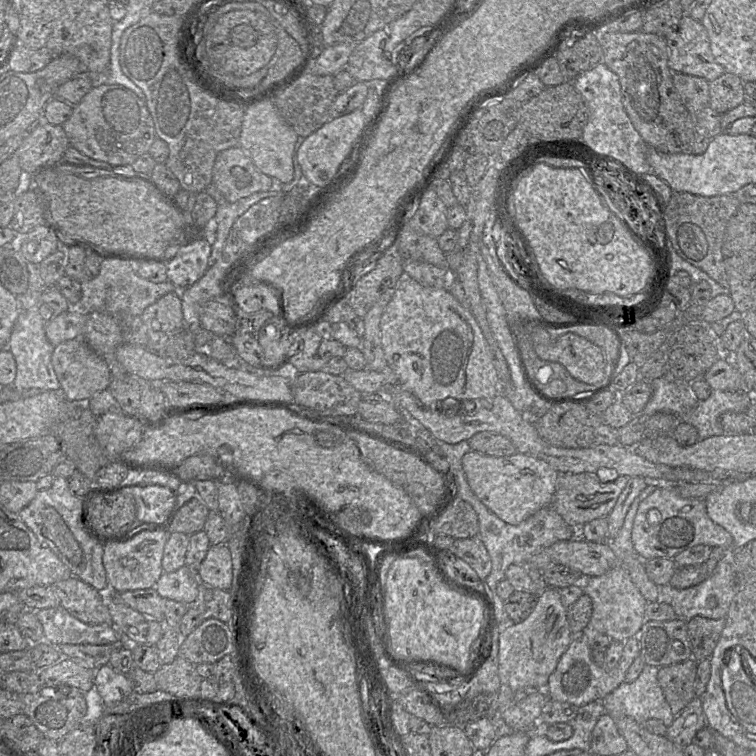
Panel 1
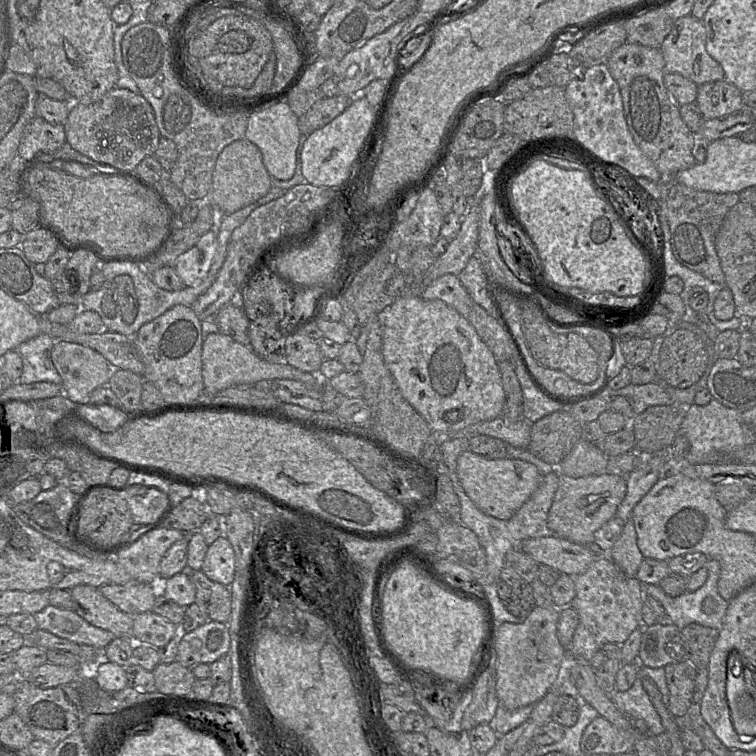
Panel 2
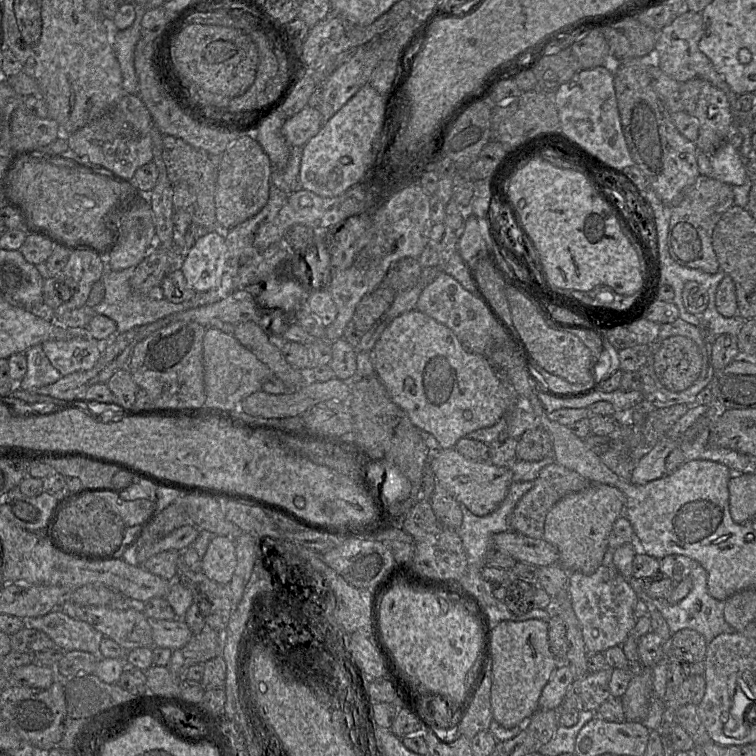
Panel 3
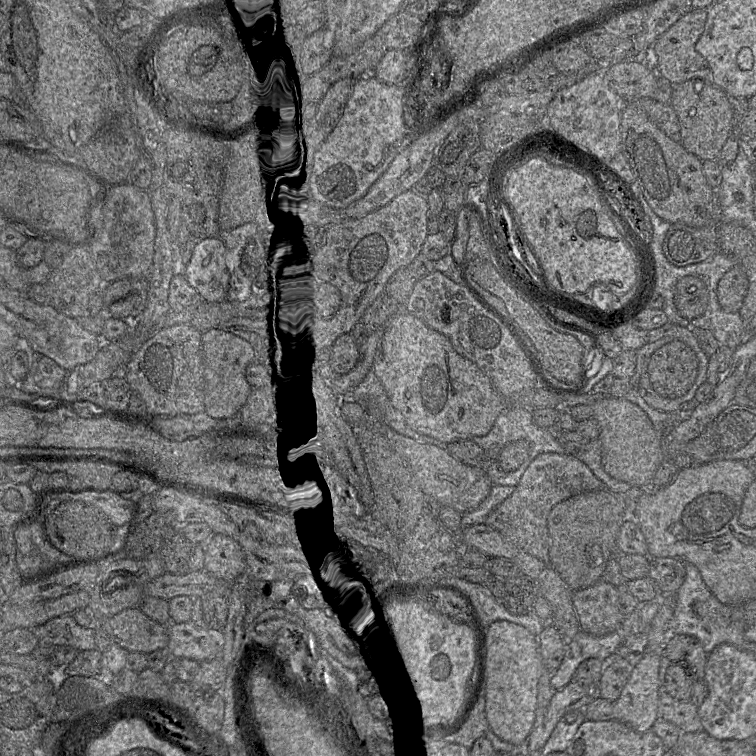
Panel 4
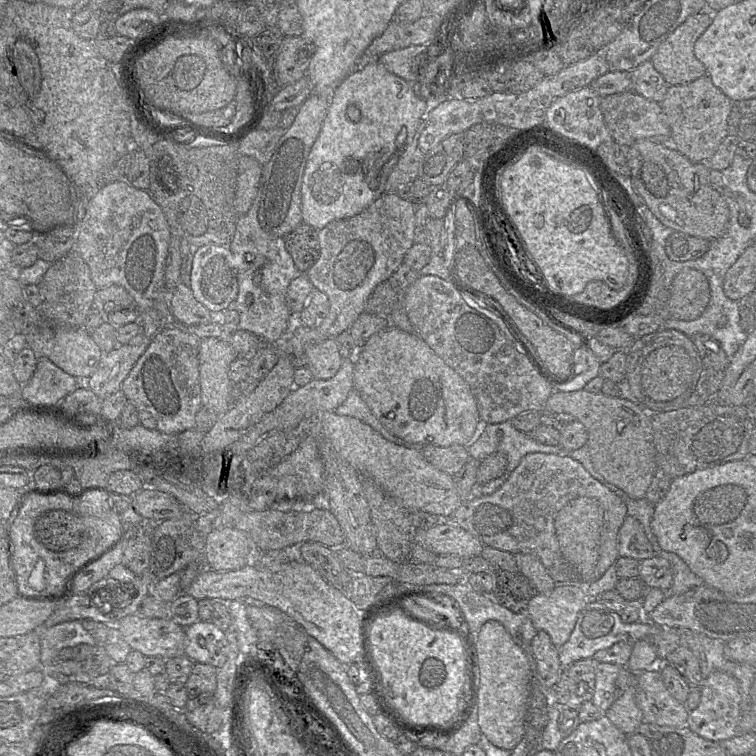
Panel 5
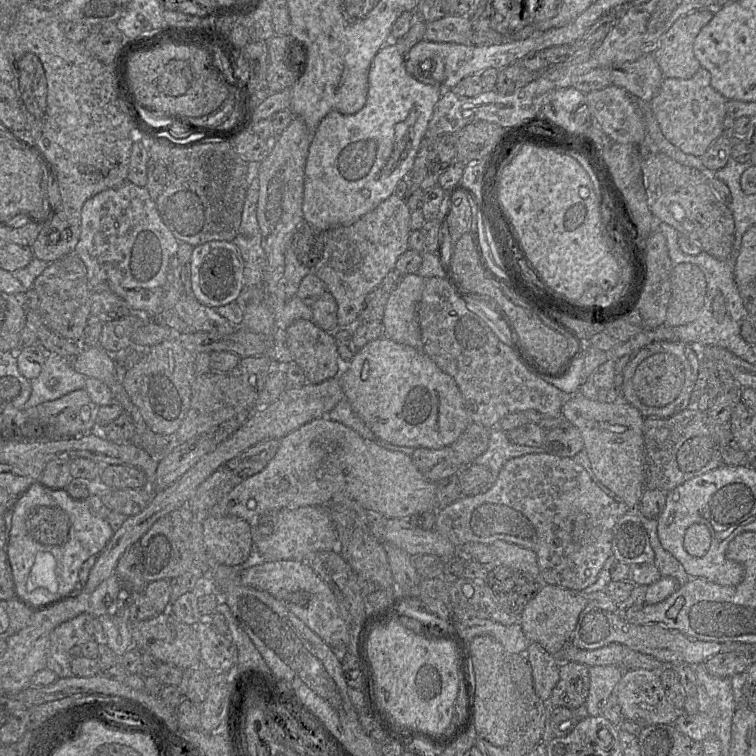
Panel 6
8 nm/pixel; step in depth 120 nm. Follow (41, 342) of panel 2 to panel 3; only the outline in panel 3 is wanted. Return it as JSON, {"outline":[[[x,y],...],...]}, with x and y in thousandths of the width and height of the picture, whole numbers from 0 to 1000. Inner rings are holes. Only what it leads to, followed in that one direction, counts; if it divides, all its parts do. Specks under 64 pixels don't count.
{"outline":[[[54,455],[40,459],[33,466],[36,491],[22,511],[34,517],[48,517],[50,513],[62,511],[77,504],[82,497],[69,484]]]}

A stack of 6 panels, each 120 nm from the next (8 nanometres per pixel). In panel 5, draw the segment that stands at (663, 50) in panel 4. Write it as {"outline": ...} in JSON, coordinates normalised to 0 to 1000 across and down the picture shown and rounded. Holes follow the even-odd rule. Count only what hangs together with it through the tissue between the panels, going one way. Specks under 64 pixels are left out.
{"outline":[[[935,12],[913,20],[870,62],[861,77],[865,90],[874,98],[884,112],[913,110],[931,99],[934,91],[918,71],[918,58],[943,26],[943,17]]]}

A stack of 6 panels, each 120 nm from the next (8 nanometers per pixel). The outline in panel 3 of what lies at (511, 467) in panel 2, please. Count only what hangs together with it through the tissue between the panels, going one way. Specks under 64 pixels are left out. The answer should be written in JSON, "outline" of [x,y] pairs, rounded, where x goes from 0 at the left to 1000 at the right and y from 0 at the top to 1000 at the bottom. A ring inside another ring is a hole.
{"outline":[[[602,593],[569,598],[567,616],[577,638],[583,642],[607,667],[630,683],[638,684],[652,677],[668,660],[679,626],[668,618],[648,611],[631,611],[615,606]]]}

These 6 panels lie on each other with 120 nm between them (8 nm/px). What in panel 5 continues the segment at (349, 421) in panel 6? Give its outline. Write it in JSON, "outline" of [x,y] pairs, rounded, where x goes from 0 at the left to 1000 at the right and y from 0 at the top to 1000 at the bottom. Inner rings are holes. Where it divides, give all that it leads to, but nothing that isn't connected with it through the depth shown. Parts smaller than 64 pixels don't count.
{"outline":[[[467,512],[458,528],[450,534],[442,545],[447,549],[464,550],[475,554],[492,565],[507,579],[526,589],[534,589],[534,582],[517,574],[493,549],[489,540],[479,528],[475,519]]]}

